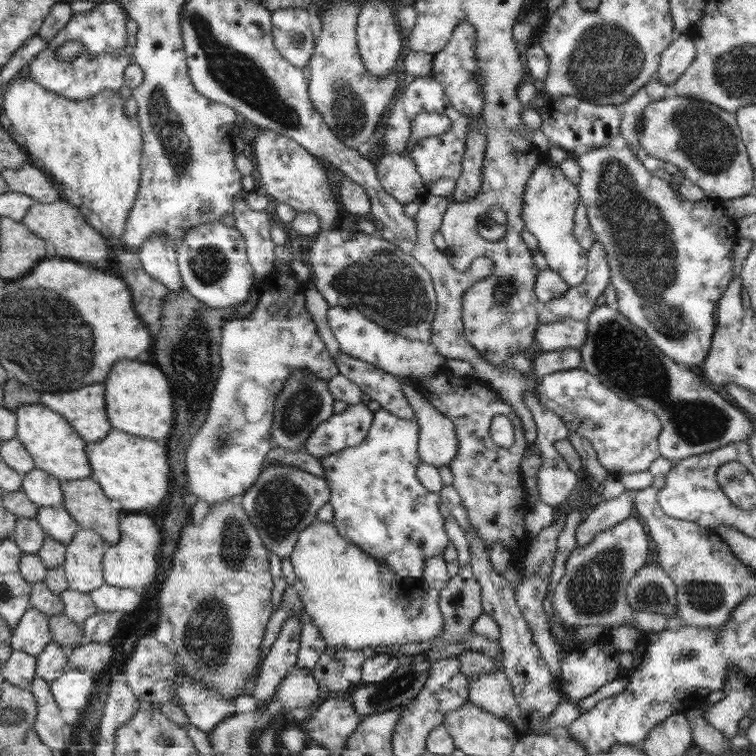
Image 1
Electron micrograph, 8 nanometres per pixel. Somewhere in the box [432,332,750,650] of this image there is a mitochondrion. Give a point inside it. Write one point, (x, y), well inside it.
(593, 590)

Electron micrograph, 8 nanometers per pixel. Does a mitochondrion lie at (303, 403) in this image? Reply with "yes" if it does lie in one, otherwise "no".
yes

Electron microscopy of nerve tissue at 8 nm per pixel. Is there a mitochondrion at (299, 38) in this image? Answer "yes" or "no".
yes

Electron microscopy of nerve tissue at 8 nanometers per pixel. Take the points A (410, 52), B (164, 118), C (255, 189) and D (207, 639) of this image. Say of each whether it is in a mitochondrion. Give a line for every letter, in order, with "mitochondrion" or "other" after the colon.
A: other
B: mitochondrion
C: other
D: mitochondrion

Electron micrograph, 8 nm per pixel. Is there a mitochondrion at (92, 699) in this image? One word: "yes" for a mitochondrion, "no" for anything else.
no

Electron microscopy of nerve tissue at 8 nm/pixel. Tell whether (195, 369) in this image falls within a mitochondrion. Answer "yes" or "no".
yes

